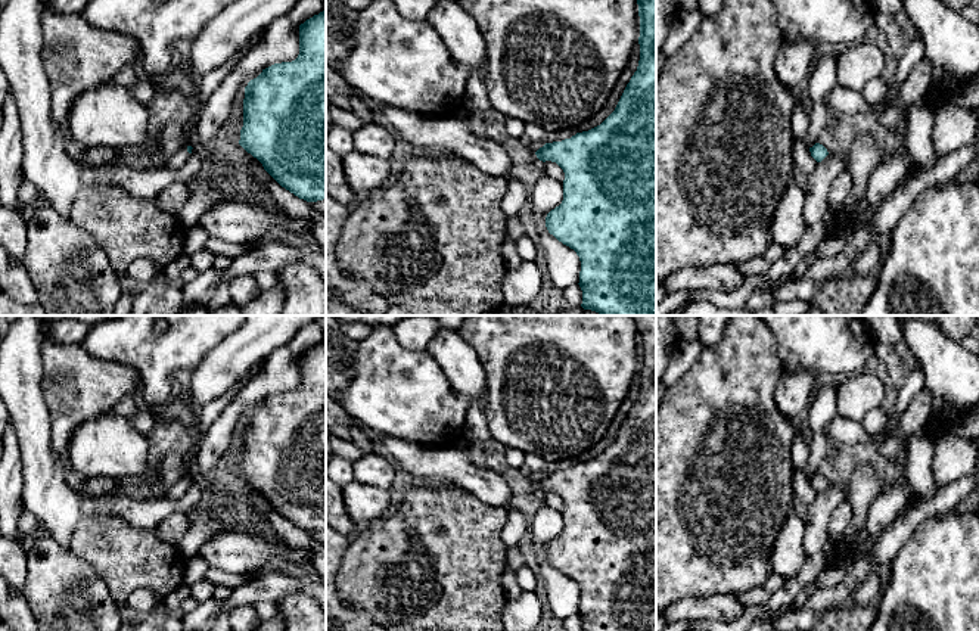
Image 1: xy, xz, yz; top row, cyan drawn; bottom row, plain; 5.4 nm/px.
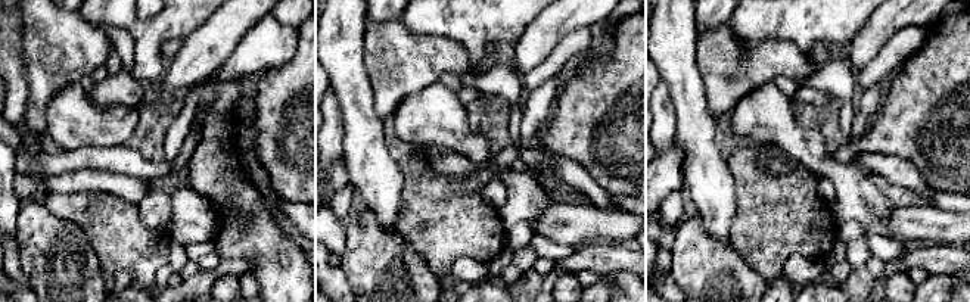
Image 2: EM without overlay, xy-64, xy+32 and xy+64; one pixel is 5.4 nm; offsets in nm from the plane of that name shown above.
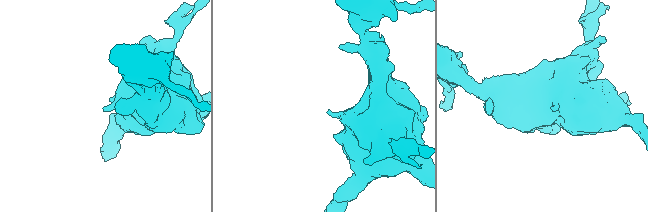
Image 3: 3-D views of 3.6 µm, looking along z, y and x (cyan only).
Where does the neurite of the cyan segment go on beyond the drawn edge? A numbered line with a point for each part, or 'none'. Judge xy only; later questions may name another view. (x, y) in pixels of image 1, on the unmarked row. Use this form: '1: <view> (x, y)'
1: xy (179, 488)

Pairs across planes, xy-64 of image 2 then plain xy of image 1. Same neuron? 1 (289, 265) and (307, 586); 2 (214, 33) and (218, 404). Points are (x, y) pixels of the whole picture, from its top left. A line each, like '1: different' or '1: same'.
1: different
2: different

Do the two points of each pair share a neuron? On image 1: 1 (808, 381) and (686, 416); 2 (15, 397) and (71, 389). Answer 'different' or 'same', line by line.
1: different
2: different

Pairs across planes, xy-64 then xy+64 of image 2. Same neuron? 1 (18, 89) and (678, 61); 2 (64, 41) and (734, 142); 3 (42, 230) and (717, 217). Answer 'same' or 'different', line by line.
1: same
2: same
3: different

